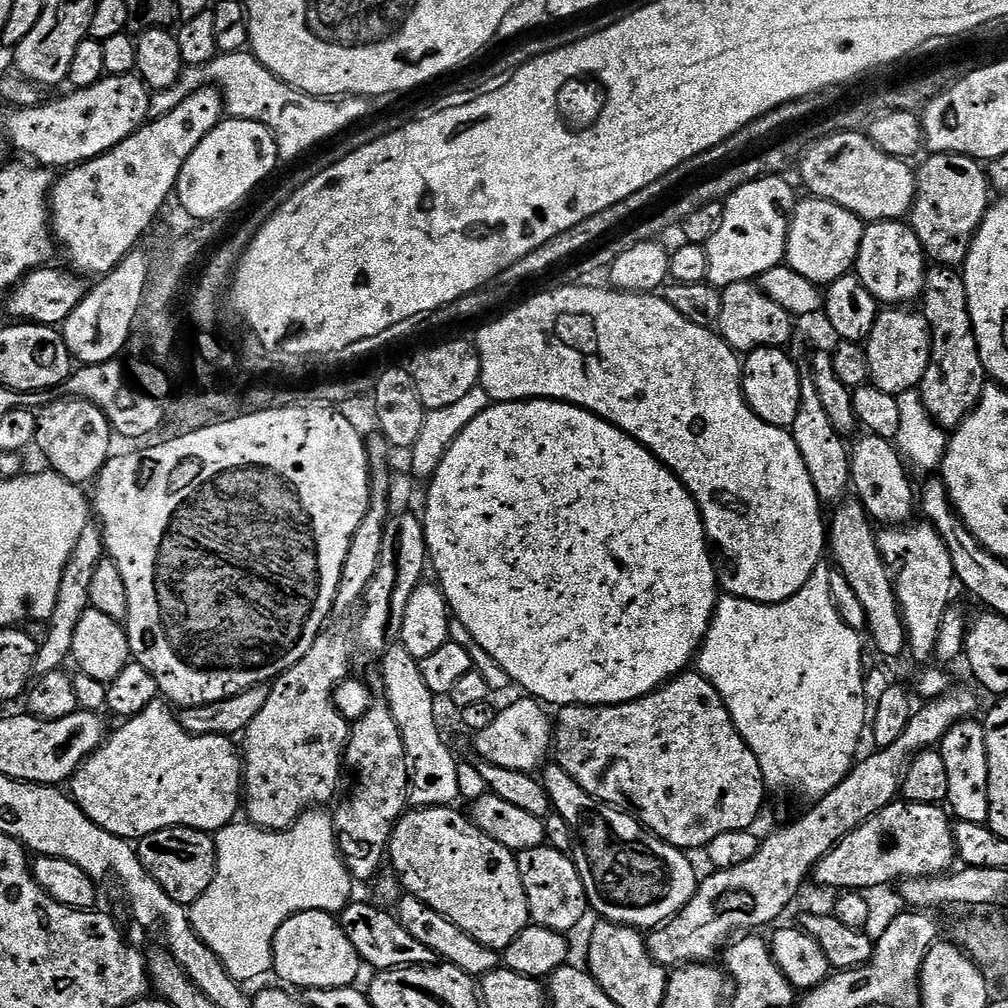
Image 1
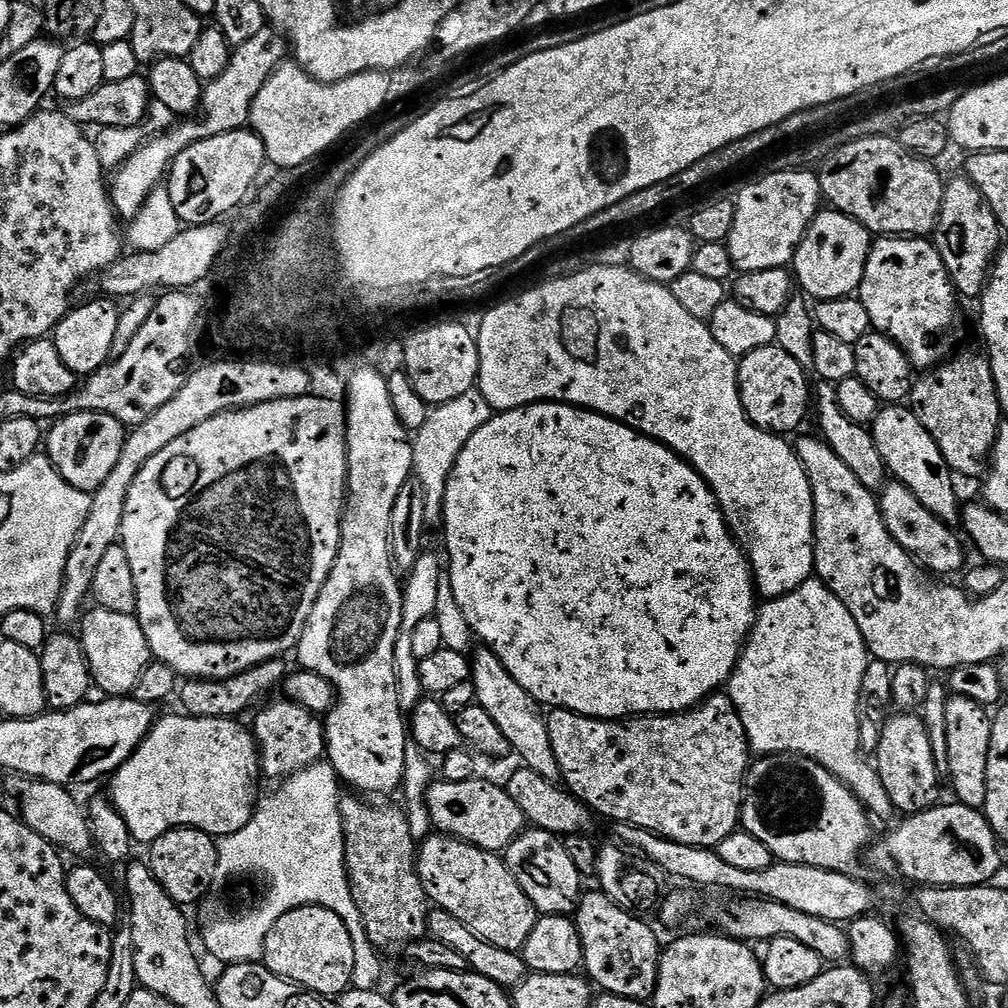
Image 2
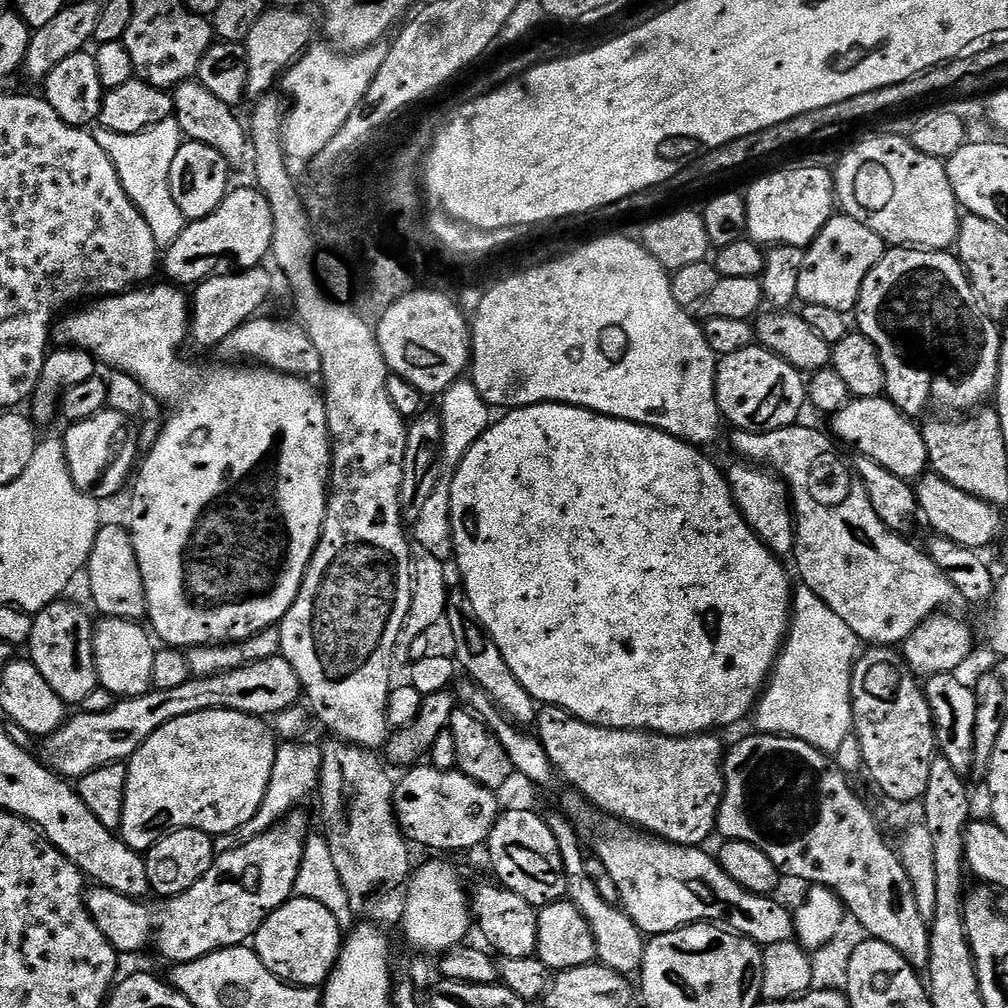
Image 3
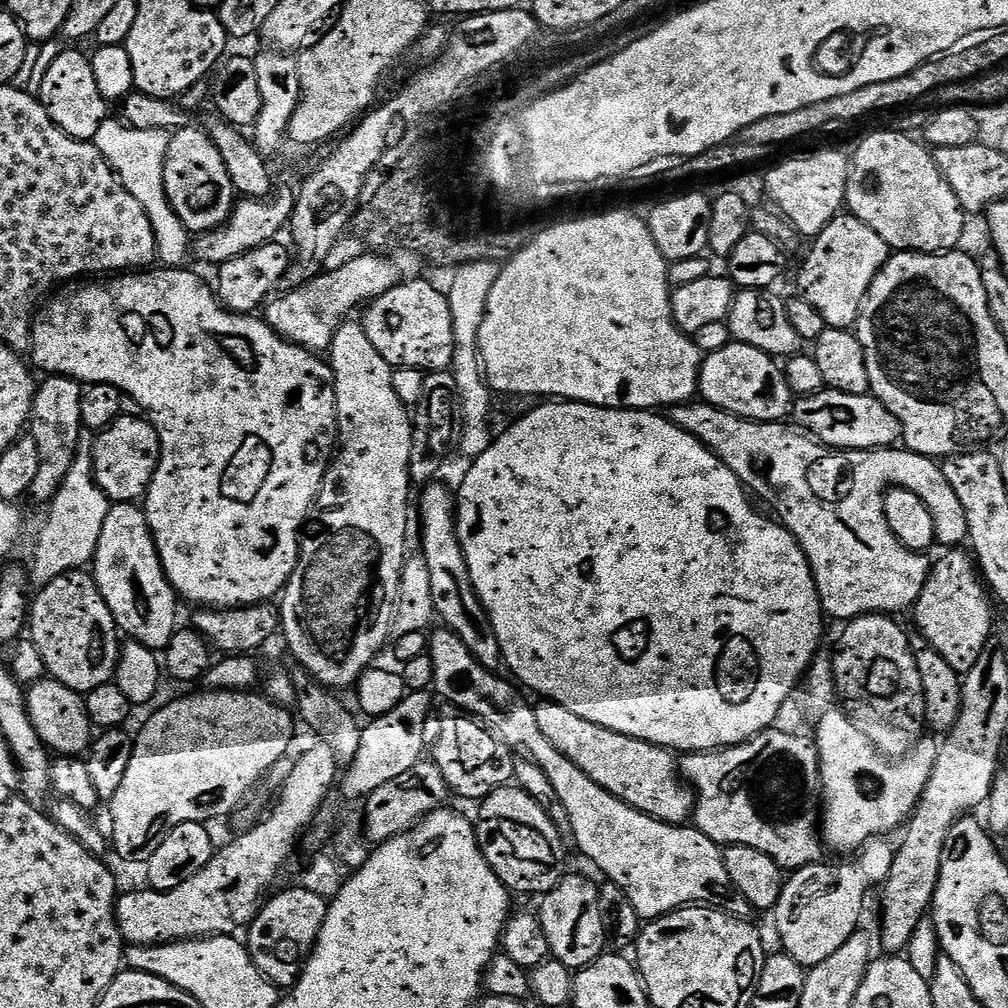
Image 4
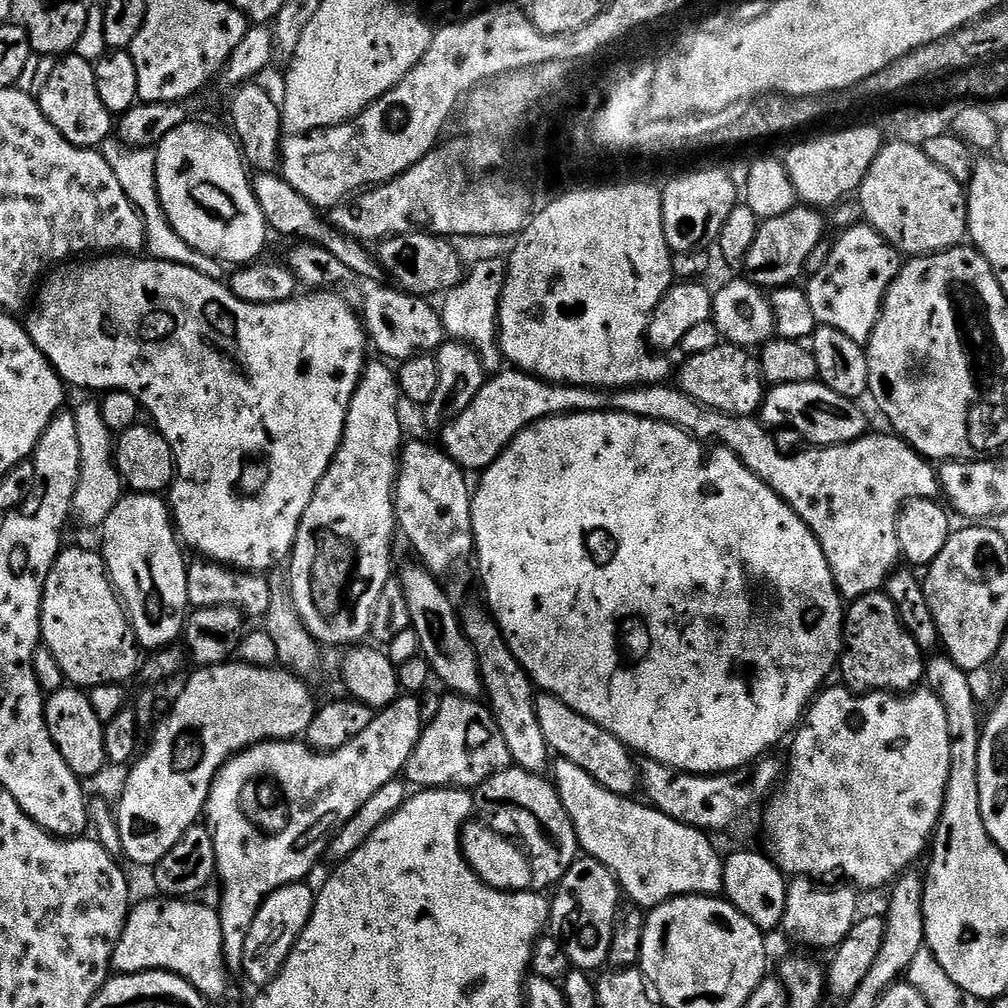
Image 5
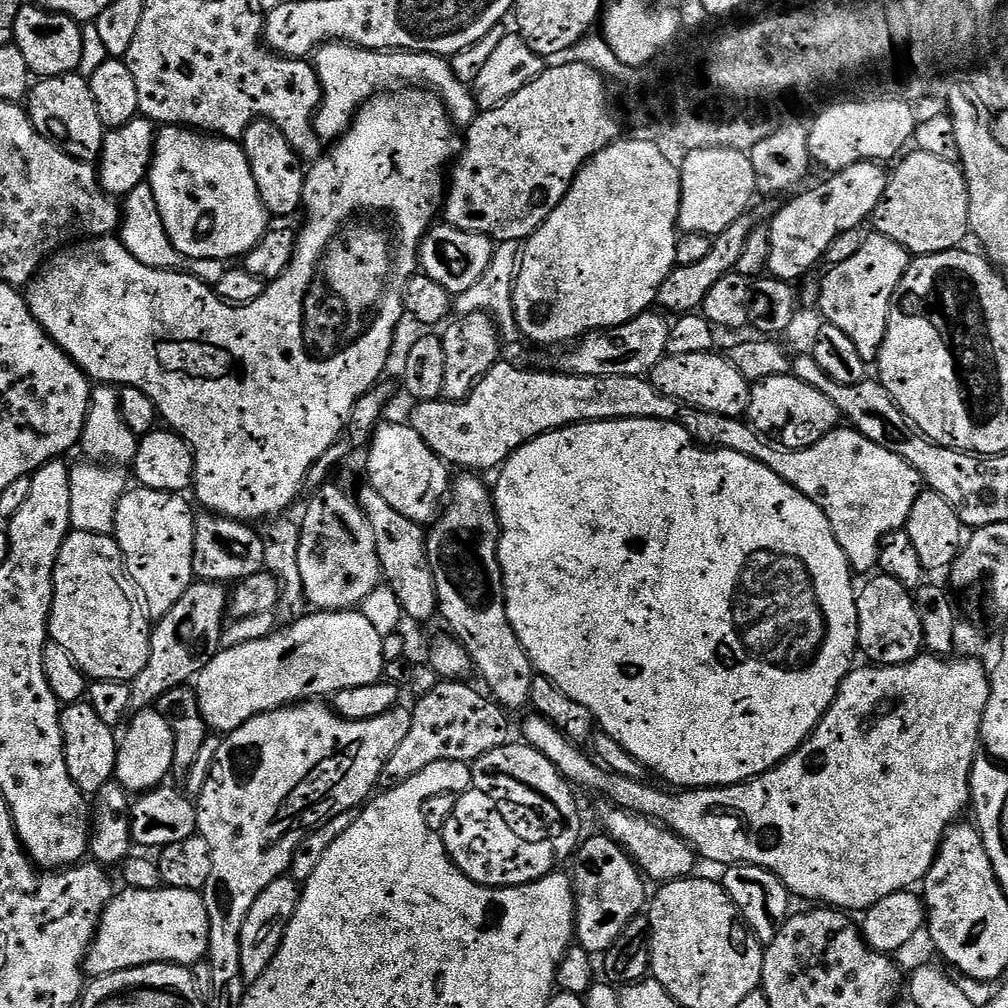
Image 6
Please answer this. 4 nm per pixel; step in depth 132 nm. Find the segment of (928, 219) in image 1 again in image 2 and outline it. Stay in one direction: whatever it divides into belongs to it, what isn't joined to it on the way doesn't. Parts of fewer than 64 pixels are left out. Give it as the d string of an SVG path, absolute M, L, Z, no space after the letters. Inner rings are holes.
M960 174L957 180L949 179L944 186L936 230L931 233L930 239L946 266L952 285L965 301L975 301L984 295L984 286L1002 247L1000 235L1002 229L994 210L990 210L978 186L974 186L974 182L964 174Z

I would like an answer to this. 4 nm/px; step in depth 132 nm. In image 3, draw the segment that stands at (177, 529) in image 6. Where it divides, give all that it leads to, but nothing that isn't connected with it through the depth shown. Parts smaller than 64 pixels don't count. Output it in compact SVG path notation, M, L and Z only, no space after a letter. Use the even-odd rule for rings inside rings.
M105 523L96 533L92 553L86 565L88 592L92 595L97 610L101 612L101 617L113 616L140 622L148 614L142 570L138 570L138 558L134 554L131 531L123 523L120 524Z

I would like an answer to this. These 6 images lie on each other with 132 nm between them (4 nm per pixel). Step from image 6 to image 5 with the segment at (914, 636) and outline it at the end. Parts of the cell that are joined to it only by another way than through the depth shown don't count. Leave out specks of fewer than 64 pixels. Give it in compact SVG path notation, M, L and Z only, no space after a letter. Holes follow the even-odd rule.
M887 591L871 592L847 605L844 617L844 651L840 654L838 672L839 675L844 675L843 683L852 691L861 694L865 692L894 692L897 694L910 692L919 685L916 683L924 680L925 667L925 653L920 651L912 635L902 626L898 618L898 610L894 602L890 602Z

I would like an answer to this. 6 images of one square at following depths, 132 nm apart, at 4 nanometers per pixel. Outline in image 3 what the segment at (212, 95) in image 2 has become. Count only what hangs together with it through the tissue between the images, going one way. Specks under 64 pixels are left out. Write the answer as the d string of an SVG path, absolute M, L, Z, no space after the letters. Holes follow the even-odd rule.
M281 6L273 10L265 10L262 18L250 30L246 41L248 52L248 96L259 98L265 92L273 91L283 73L287 72L306 49L313 43L312 20L304 10L293 10Z

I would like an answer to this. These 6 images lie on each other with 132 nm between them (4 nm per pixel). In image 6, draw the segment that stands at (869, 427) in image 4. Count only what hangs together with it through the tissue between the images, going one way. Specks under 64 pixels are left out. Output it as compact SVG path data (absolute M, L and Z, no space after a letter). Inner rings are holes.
M794 374L766 378L752 384L752 397L746 413L747 424L761 436L779 442L785 449L814 446L826 438L826 434L836 431L841 420L840 411L834 402L830 402L830 398L826 398L826 394L814 390L814 386L802 382Z

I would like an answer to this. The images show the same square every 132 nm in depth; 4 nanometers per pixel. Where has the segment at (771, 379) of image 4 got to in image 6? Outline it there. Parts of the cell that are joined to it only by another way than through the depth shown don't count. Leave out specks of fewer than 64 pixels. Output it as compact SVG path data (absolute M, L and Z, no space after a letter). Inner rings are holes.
M715 351L706 354L678 354L665 356L650 374L650 383L666 398L677 400L682 406L693 404L701 413L713 412L719 416L743 417L752 397L752 384L732 365L727 355L716 356Z

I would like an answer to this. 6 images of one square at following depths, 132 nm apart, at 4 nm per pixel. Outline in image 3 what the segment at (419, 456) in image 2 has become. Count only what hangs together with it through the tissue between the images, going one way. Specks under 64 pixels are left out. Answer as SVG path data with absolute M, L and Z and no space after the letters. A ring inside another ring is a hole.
M468 378L456 380L442 393L438 403L440 403L438 415L444 430L444 472L438 478L438 486L434 486L434 494L430 494L425 508L422 509L422 515L418 517L418 522L411 525L410 536L414 543L422 546L427 553L448 562L453 559L456 550L452 541L452 511L450 510L450 490L454 482L454 474L462 458L466 458L466 450L470 450L470 446L474 446L474 442L478 442L478 438L482 438L489 424L493 423L494 412Z

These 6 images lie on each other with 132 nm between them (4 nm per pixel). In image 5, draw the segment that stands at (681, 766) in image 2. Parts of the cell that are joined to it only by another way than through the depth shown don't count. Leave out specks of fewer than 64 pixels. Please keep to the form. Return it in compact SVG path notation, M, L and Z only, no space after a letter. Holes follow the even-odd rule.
M540 692L535 701L538 726L542 726L542 734L546 734L549 749L559 759L574 762L574 766L582 766L582 770L586 770L590 778L619 796L631 797L635 793L632 791L640 788L637 761L613 732L590 722L590 718L578 714L573 708L566 706L566 702L562 702L557 696L551 696L549 692Z

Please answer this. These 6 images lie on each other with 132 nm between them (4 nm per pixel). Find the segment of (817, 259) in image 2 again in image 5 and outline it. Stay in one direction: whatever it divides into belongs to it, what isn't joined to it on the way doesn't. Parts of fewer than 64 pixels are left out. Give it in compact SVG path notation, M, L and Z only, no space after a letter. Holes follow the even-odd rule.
M867 223L848 228L828 252L824 265L809 278L806 291L817 325L842 330L846 338L867 345L874 334L892 280L900 273L901 253Z

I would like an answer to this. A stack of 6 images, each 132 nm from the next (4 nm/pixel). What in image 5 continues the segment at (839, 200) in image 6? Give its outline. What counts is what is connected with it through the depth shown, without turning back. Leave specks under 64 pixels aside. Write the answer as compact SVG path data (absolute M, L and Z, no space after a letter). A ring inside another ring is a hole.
M798 206L778 218L763 221L754 246L750 246L750 254L744 259L743 275L761 290L795 285L824 236L824 220L820 216L823 215L811 206Z

